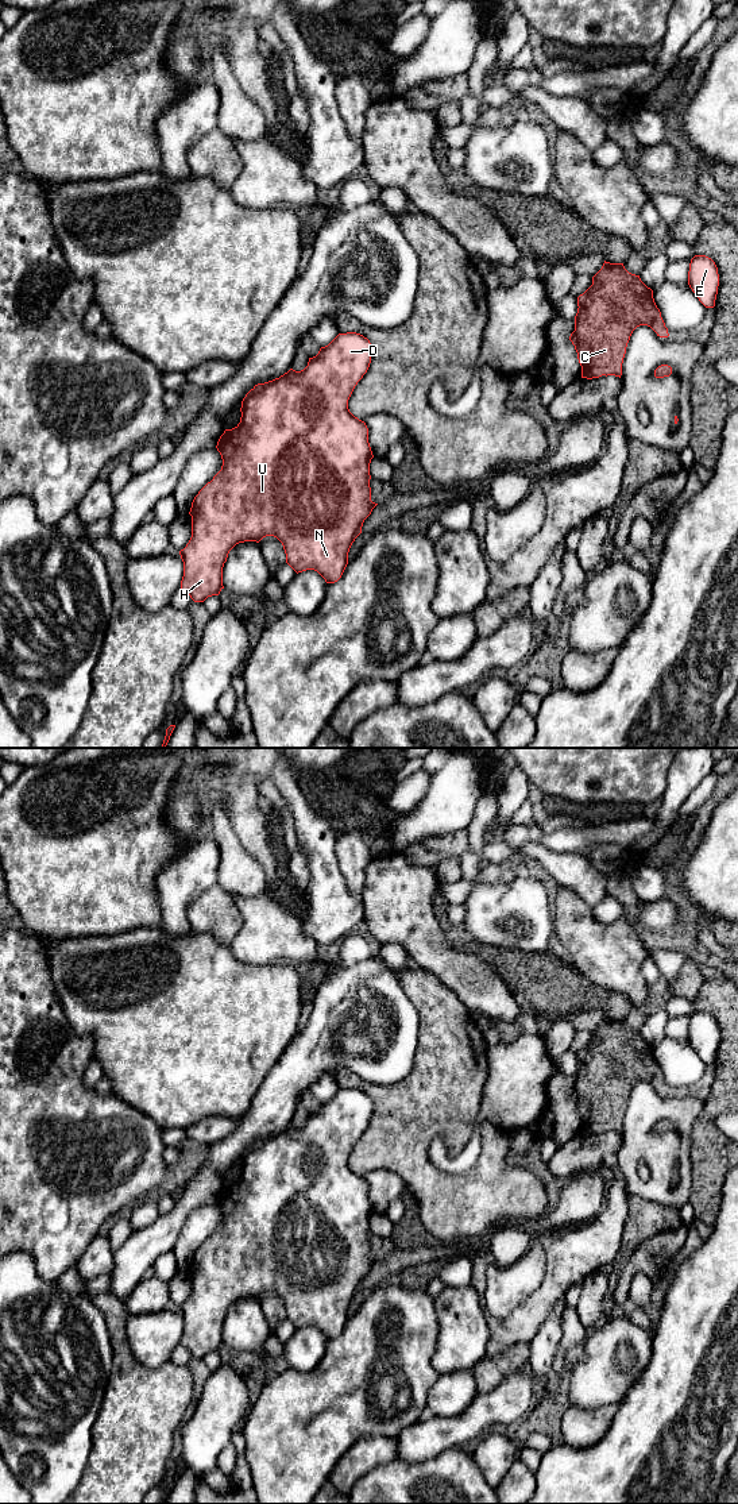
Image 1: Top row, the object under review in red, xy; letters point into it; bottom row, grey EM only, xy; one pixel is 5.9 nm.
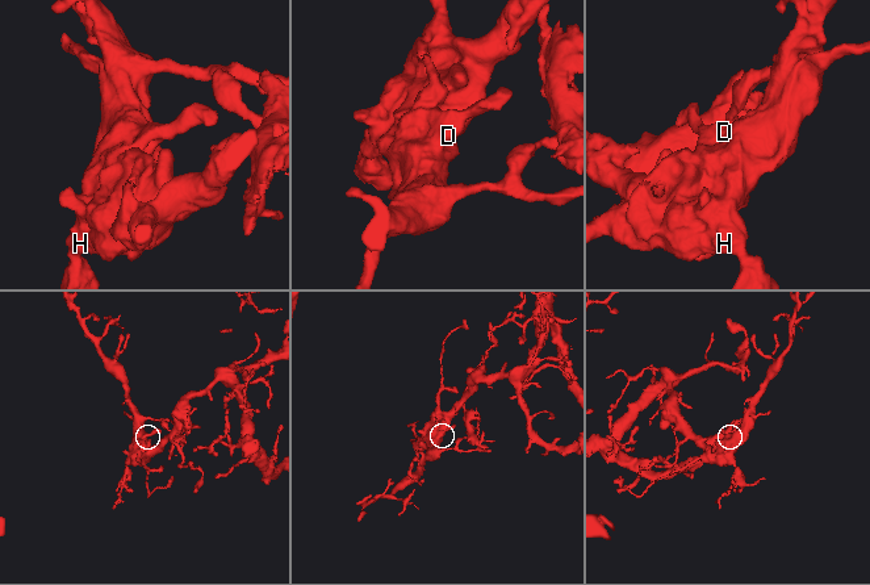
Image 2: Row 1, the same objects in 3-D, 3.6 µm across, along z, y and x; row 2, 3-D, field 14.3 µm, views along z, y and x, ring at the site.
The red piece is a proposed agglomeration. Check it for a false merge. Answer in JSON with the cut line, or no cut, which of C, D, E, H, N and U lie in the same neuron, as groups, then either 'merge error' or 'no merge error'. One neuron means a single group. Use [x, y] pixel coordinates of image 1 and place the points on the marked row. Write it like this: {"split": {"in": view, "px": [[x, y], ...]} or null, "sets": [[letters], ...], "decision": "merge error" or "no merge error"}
{"split": {"in": "xy", "px": [[575, 330], [580, 340], [590, 350], [590, 359], [583, 367]]}, "sets": [["C"], ["D", "E", "H", "N", "U"]], "decision": "merge error"}

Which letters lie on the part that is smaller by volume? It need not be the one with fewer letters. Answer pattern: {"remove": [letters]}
{"remove": ["C"]}

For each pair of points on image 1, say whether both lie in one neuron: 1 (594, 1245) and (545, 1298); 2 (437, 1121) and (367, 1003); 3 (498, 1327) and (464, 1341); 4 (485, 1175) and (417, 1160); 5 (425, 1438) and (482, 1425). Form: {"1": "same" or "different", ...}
{"1": "same", "2": "different", "3": "different", "4": "same", "5": "same"}

